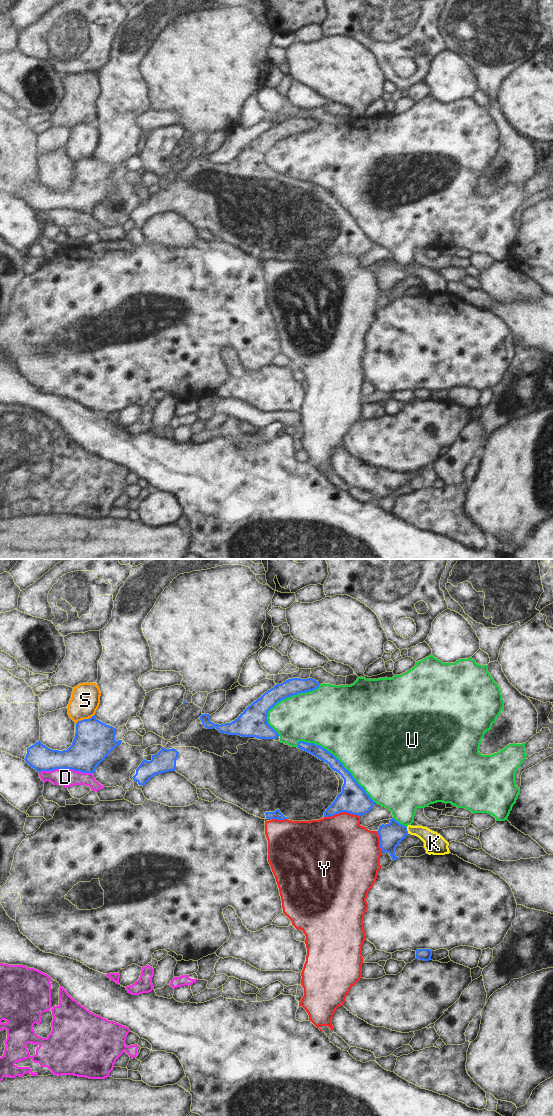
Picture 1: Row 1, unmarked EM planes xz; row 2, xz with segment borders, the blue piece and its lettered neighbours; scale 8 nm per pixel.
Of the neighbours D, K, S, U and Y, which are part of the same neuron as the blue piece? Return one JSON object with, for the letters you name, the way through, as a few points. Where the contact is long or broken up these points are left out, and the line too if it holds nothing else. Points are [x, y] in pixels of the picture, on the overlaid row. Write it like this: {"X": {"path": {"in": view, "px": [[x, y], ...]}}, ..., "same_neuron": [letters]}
{"K": {"path": {"in": "xz", "px": [[391, 834], [406, 830], [420, 831], [434, 843]]}}, "same_neuron": ["K"]}

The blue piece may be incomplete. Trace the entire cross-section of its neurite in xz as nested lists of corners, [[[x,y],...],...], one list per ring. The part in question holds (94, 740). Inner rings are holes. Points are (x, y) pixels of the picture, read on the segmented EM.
[[[96,719],[78,721],[72,745],[63,751],[52,750],[39,740],[27,748],[25,762],[37,772],[71,769],[94,774],[96,767],[121,744],[115,740],[116,728]]]

